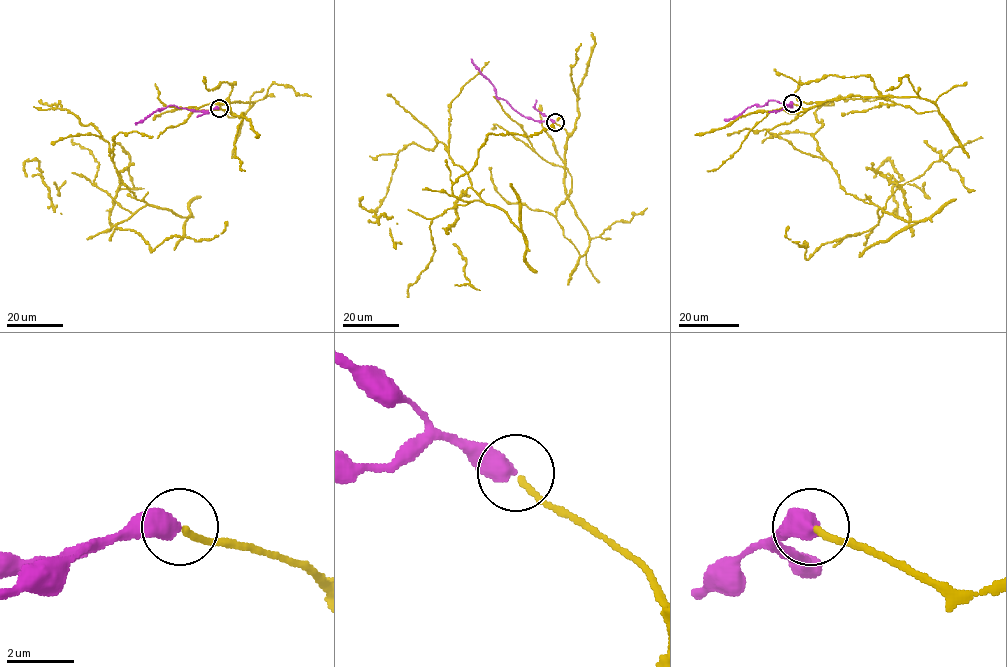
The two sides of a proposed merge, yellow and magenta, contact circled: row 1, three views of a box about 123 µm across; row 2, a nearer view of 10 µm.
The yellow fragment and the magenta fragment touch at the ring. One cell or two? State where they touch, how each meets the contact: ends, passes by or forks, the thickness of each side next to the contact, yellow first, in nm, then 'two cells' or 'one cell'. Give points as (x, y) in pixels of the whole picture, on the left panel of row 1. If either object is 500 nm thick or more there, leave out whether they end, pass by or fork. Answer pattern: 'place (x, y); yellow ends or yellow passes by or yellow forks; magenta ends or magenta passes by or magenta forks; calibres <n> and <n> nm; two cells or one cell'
place (219, 108); calibres 180 and 550 nm; one cell

